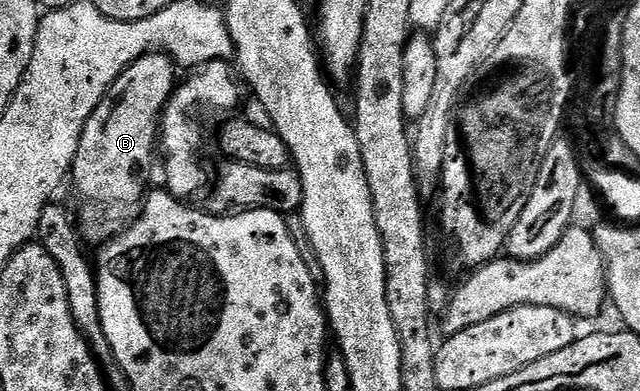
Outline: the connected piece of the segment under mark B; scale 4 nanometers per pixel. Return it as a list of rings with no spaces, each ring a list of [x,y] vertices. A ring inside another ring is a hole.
[[[146,53],[119,73],[79,137],[71,183],[73,179],[78,197],[85,202],[81,215],[79,211],[79,226],[88,238],[112,239],[122,228],[120,221],[132,218],[145,202],[153,146],[159,143],[159,120],[178,82],[174,60],[168,54],[153,54]]]

